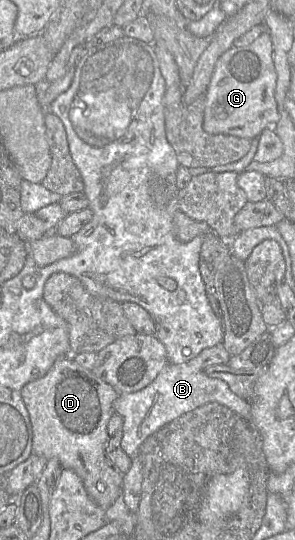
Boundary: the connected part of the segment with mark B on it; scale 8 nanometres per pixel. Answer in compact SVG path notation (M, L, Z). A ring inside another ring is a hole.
M168 363L151 384L137 392L119 394L114 401L114 412L123 418L121 448L133 457L138 454L145 440L158 430L184 414L212 402L228 407L251 423L251 401L233 393L225 381L211 378L204 371L193 369L187 363Z

